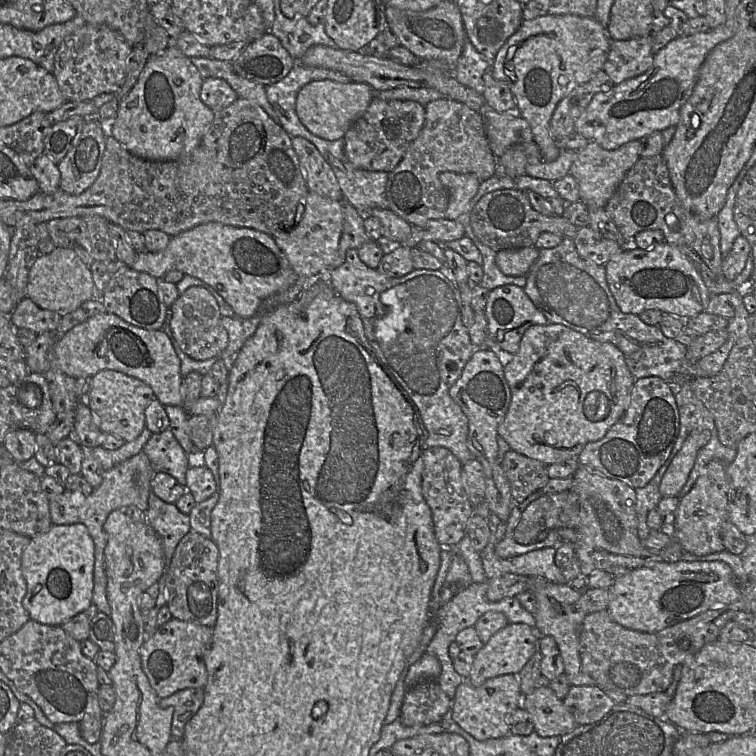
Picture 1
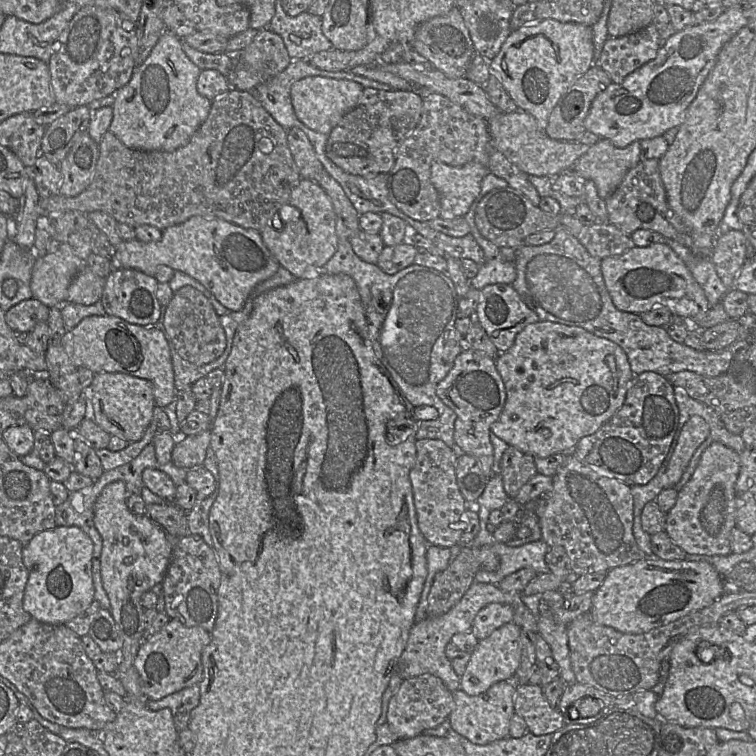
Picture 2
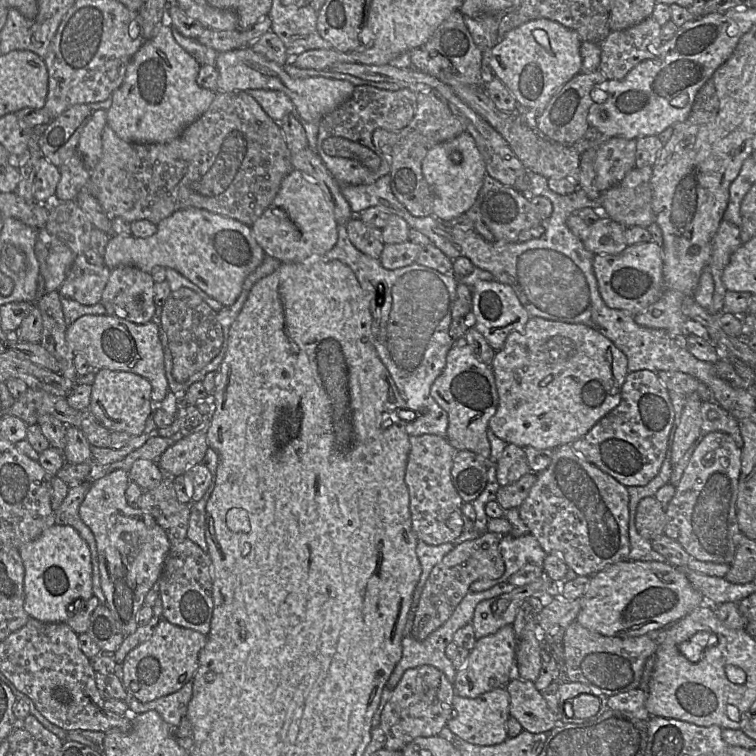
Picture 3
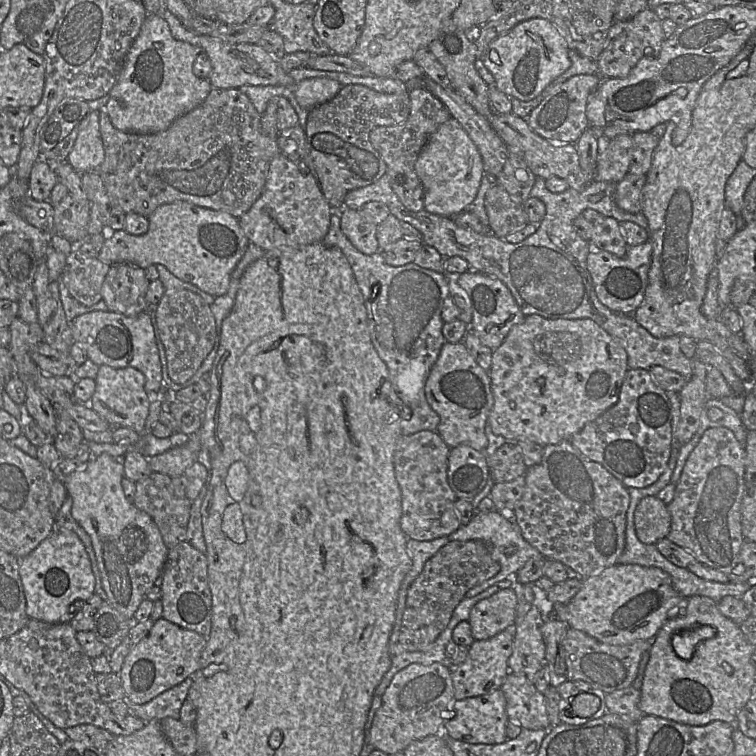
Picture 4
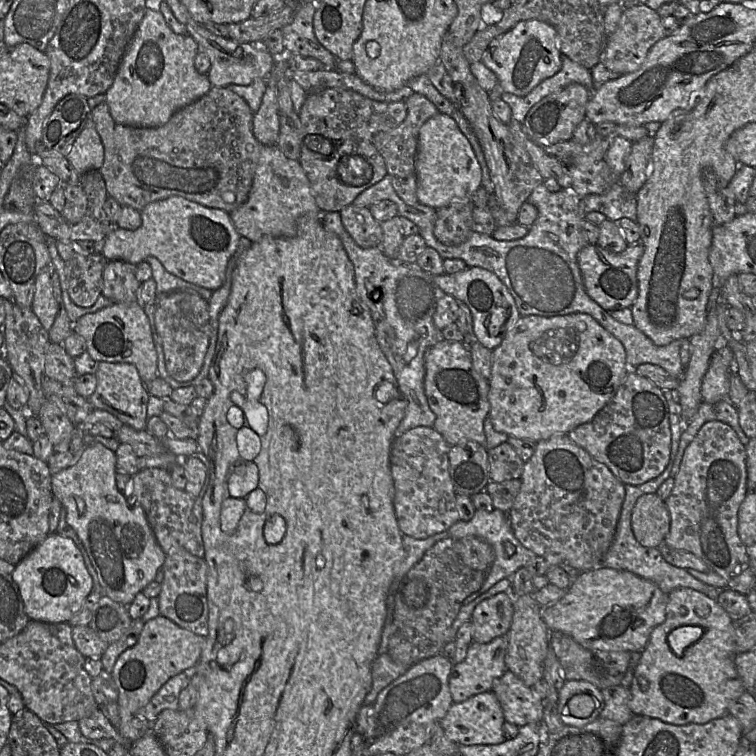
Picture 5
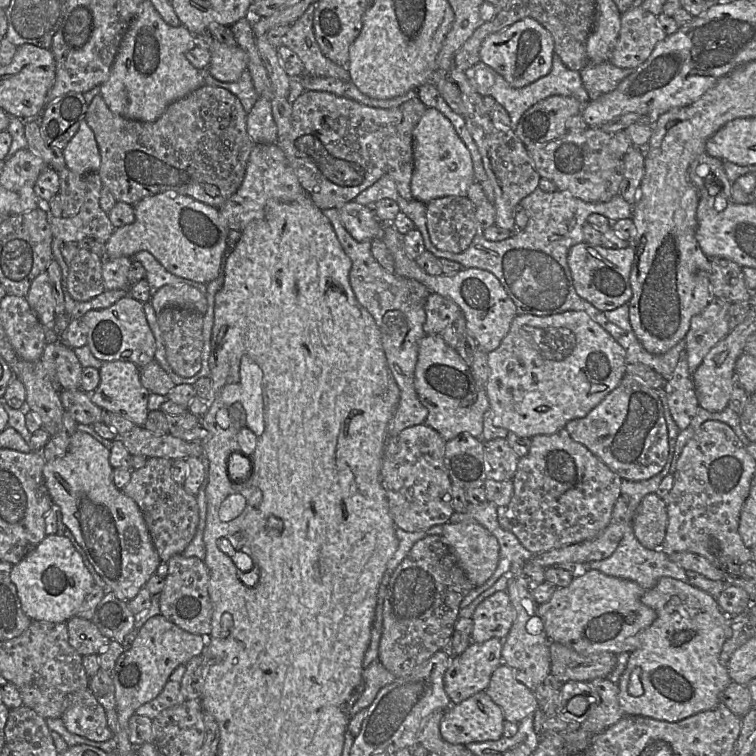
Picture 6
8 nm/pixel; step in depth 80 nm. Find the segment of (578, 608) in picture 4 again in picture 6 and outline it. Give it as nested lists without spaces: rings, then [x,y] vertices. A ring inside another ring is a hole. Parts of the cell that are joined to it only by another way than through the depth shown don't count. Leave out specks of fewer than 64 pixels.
[[[583,569],[566,587],[557,588],[552,597],[538,606],[538,613],[550,642],[561,643],[579,654],[631,653],[639,647],[641,632],[656,619],[656,612],[641,602],[645,590],[637,583],[608,576],[598,570]]]

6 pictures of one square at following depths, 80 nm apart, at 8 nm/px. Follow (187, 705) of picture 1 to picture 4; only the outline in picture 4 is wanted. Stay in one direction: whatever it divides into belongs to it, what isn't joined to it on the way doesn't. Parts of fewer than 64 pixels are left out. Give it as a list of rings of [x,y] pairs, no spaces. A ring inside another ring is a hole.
[[[187,677],[180,684],[162,692],[146,703],[128,703],[127,712],[145,722],[160,721],[165,717],[179,719],[181,707],[188,696],[192,683],[192,678]]]

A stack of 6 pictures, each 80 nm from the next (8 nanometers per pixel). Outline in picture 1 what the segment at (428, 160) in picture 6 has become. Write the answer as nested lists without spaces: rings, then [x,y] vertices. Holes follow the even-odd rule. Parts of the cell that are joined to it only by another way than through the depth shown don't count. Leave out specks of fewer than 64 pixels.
[[[443,172],[439,179],[449,195],[445,219],[458,220],[466,212],[466,206],[476,195],[480,181],[473,174]]]

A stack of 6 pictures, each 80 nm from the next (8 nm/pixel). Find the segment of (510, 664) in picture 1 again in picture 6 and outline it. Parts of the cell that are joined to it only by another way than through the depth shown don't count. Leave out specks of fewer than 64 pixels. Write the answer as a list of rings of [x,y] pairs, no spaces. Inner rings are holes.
[[[491,638],[483,643],[472,642],[460,655],[451,658],[449,667],[444,674],[444,689],[450,698],[451,705],[456,705],[470,696],[485,691],[491,676],[502,661],[503,640]]]

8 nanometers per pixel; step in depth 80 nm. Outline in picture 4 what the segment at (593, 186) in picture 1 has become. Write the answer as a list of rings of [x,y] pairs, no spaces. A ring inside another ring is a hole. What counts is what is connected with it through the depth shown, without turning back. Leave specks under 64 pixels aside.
[[[632,133],[616,136],[602,143],[594,180],[620,182],[629,171],[632,154]]]

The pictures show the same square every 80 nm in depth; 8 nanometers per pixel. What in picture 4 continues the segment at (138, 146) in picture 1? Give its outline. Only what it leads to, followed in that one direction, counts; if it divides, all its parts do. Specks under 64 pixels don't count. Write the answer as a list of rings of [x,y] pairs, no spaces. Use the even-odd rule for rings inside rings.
[[[159,14],[147,15],[141,30],[130,47],[118,79],[109,92],[109,100],[105,106],[113,126],[128,133],[156,133],[168,129],[180,116],[199,106],[209,95],[212,85],[208,79],[197,77],[193,66],[201,49],[175,39],[170,31],[169,24]]]

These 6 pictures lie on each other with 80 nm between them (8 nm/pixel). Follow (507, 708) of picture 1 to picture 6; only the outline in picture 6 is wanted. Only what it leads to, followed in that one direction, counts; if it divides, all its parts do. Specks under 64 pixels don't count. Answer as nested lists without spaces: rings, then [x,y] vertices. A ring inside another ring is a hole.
[[[485,691],[444,711],[439,731],[451,744],[496,741],[503,737],[504,714]]]

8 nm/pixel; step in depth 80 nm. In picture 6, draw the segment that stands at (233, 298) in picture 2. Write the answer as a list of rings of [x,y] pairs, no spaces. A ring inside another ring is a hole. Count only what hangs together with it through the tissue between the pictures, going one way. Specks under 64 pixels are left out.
[[[168,191],[142,199],[133,209],[135,221],[116,228],[106,242],[106,258],[132,258],[137,252],[148,251],[181,278],[206,285],[219,276],[230,229],[216,207]]]

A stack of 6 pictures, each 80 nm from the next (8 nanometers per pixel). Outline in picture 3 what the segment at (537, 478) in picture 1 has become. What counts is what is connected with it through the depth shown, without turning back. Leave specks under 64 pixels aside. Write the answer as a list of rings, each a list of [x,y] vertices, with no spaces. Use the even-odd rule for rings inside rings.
[[[507,444],[496,463],[497,481],[500,486],[507,486],[518,481],[522,476],[532,472],[524,449]]]

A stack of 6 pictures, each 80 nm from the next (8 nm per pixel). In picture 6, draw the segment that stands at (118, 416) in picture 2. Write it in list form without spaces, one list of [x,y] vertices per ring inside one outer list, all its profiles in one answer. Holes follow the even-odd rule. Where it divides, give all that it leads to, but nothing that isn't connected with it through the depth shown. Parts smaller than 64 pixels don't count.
[[[110,361],[103,362],[99,372],[100,383],[90,394],[91,401],[105,412],[120,415],[137,427],[143,427],[149,413],[150,392],[141,383],[139,368],[130,361]]]

